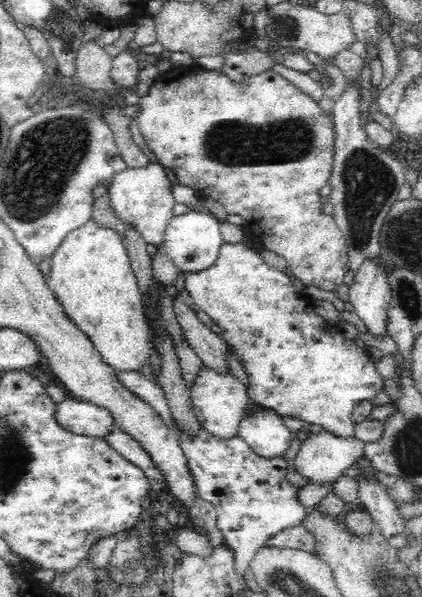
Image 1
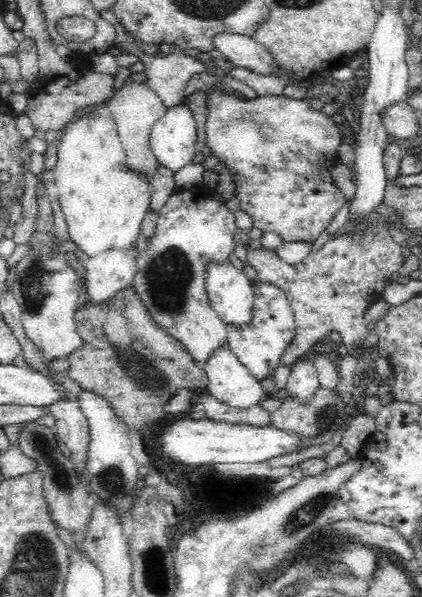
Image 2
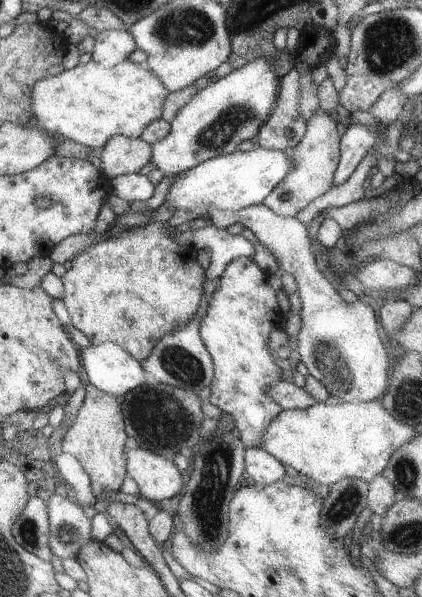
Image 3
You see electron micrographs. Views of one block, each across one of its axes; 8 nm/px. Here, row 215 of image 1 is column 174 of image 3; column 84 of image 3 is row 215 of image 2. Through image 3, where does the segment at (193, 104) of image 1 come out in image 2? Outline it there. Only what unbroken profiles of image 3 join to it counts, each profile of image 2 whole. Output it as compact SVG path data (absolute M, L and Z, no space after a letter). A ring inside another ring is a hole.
M208 94L208 124L206 142L212 154L218 156L232 172L236 182L236 196L240 200L240 210L254 218L254 228L266 232L282 234L284 242L310 240L314 244L322 228L328 228L332 214L342 208L344 196L338 192L332 180L332 168L338 160L338 144L342 144L342 134L338 126L328 120L326 114L314 112L310 100L290 100L278 96L258 98L258 102L240 102L226 94Z

